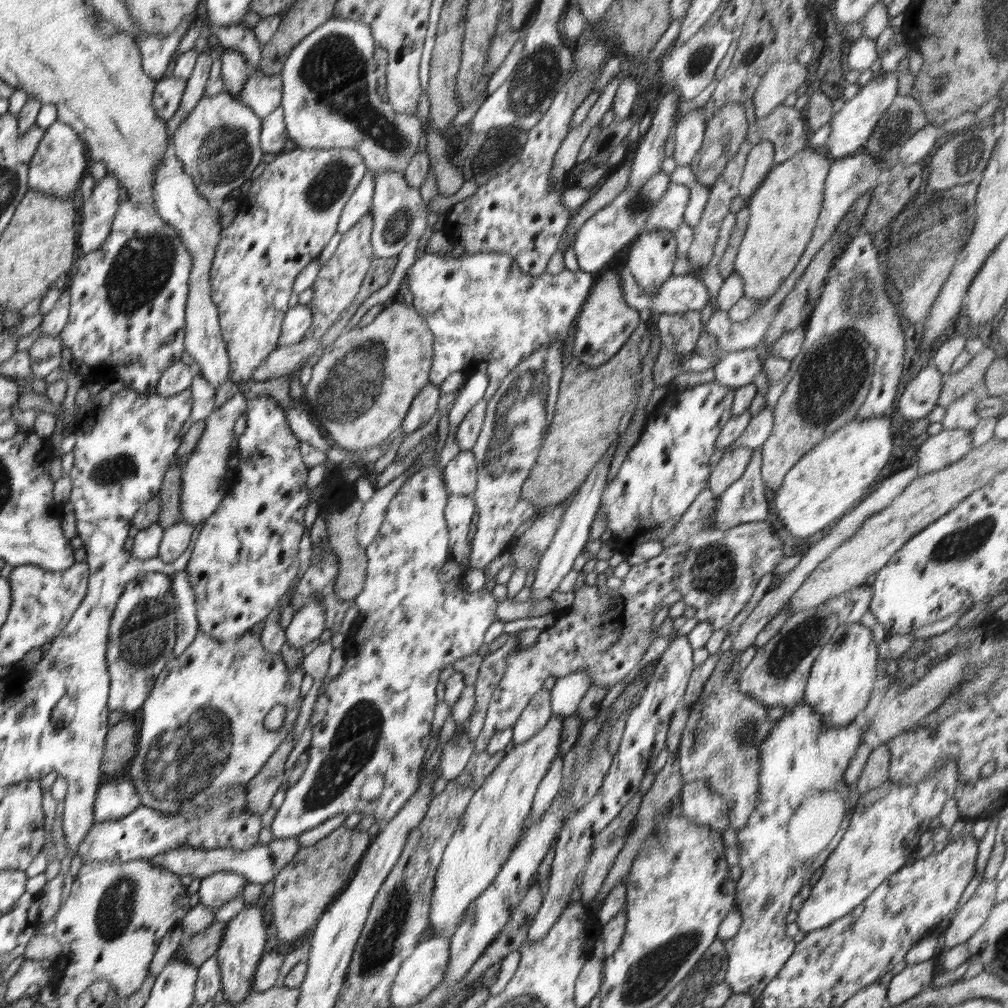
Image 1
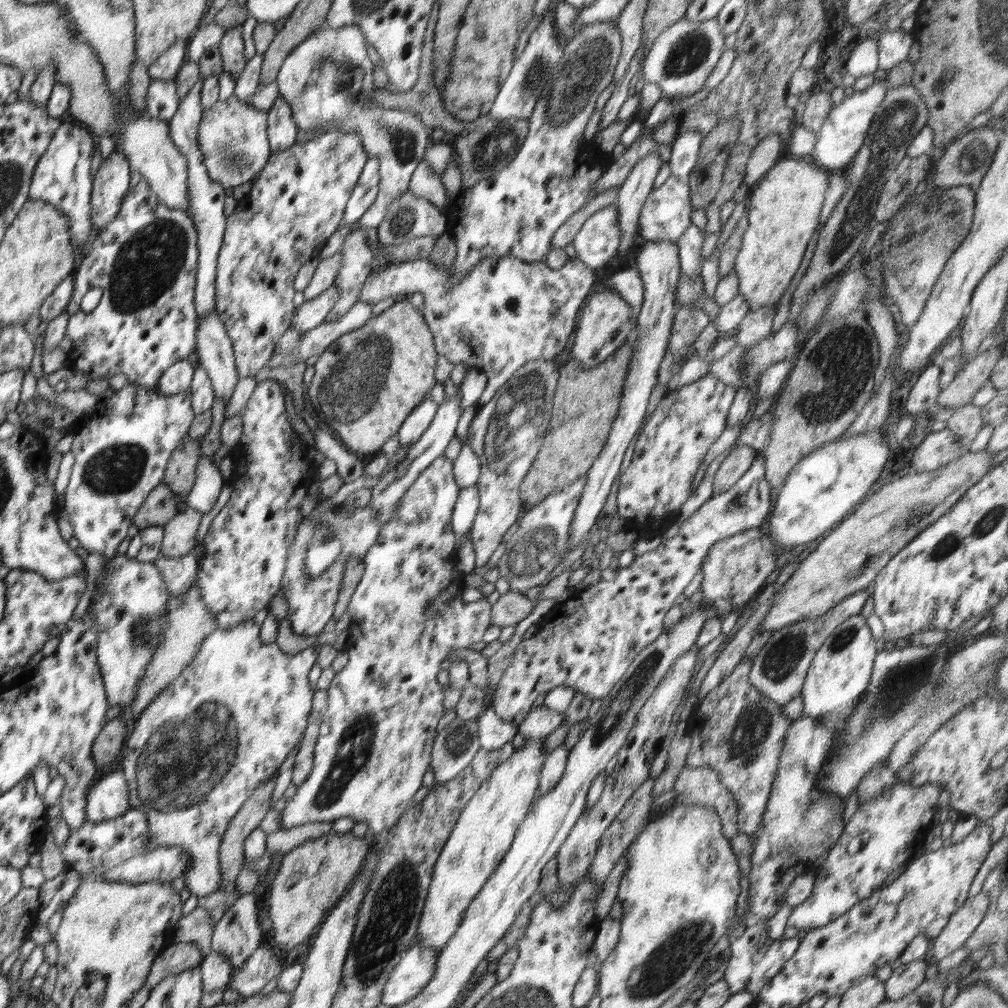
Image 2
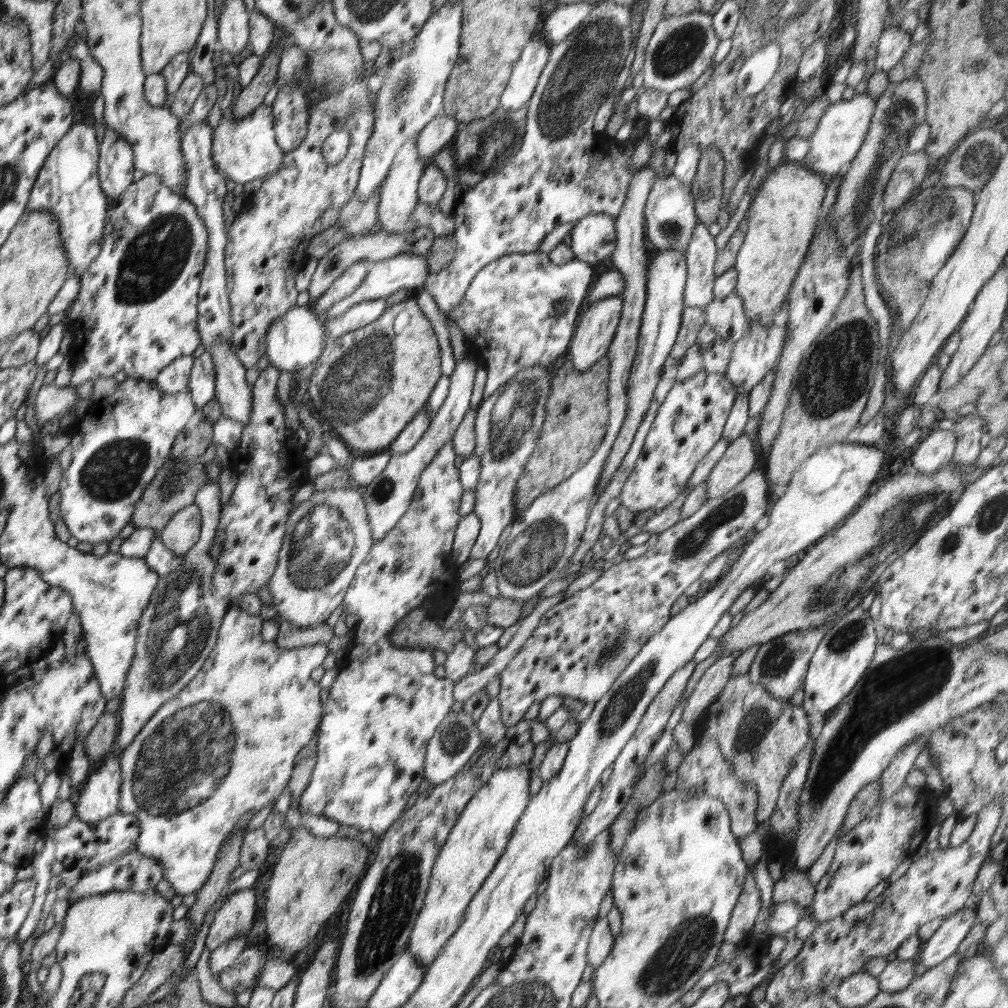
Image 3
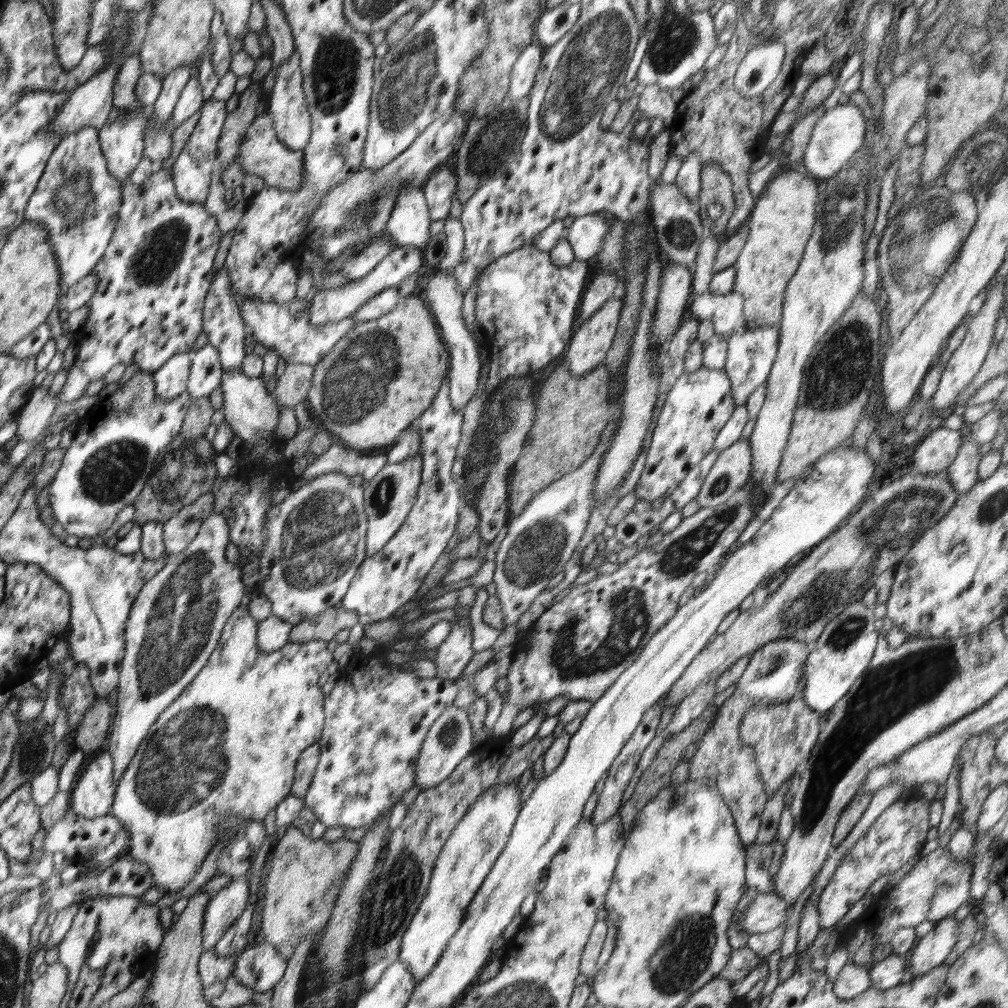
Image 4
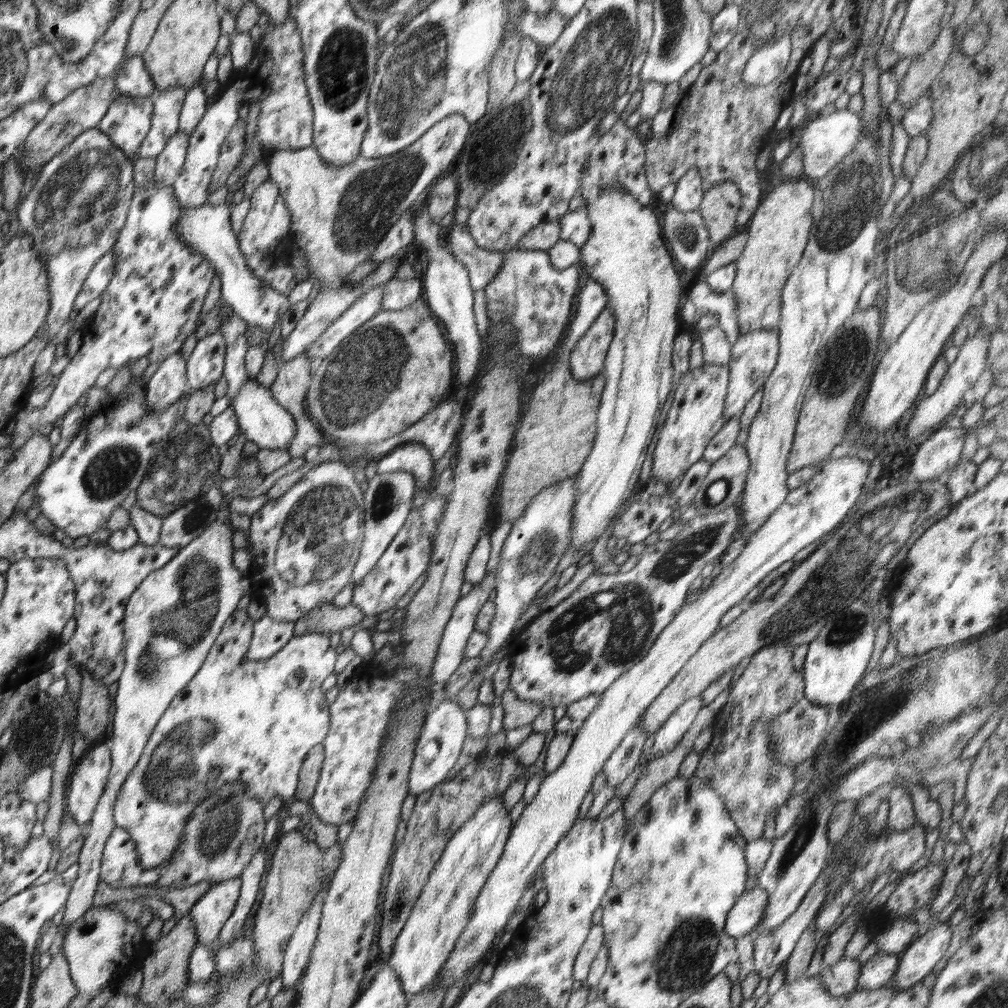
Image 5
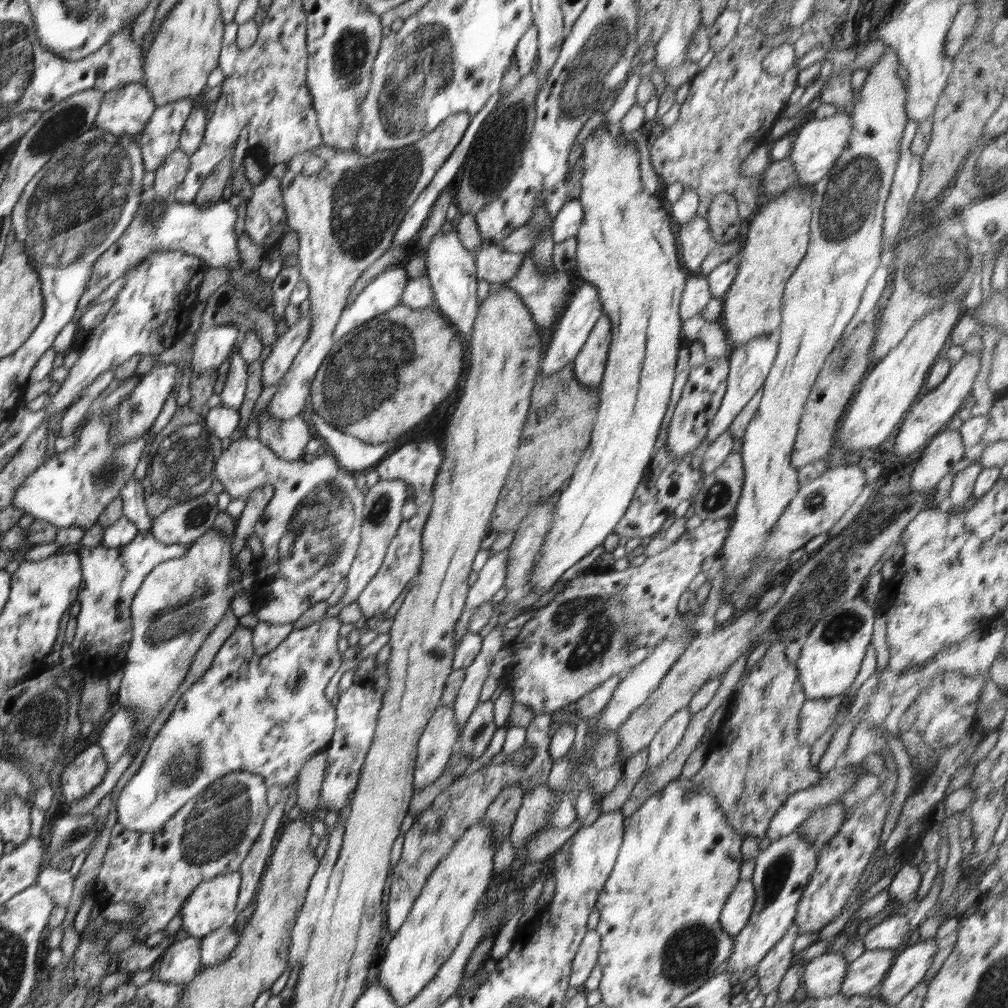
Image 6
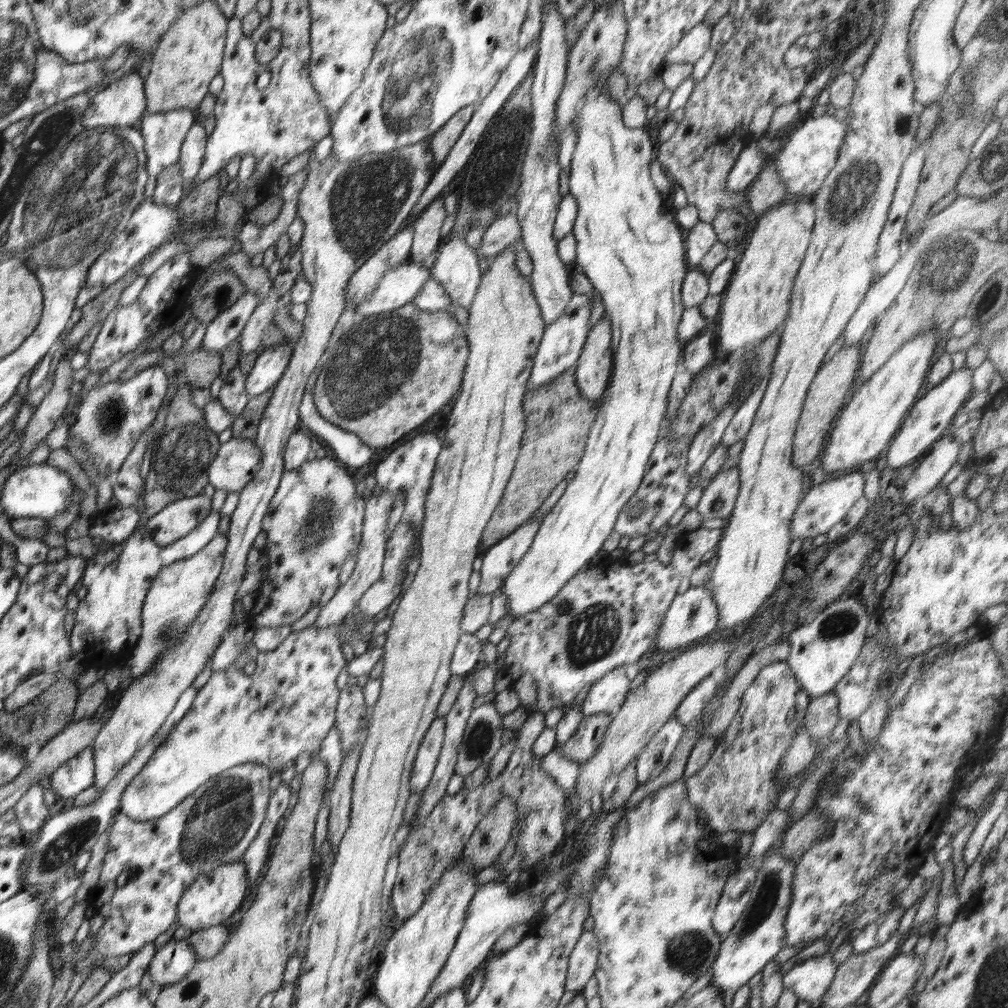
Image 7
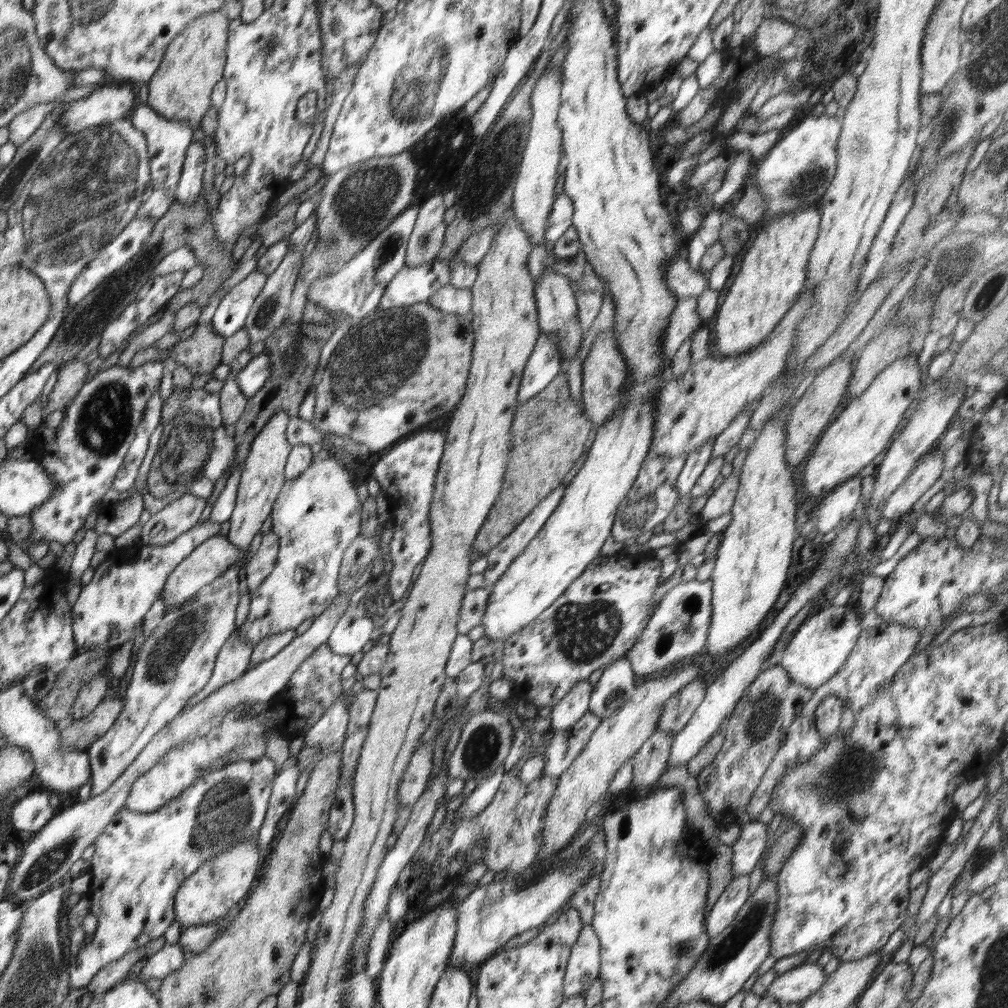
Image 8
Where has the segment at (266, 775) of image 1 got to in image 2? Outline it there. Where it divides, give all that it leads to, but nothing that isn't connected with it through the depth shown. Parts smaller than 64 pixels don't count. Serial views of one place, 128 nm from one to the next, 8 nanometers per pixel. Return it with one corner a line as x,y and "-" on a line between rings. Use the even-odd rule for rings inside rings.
270,779
250,794
222,834
219,844
219,864
222,873
219,890
229,890
234,886
237,876
244,868
244,841
255,828
258,828
271,808
270,799
275,784
276,779

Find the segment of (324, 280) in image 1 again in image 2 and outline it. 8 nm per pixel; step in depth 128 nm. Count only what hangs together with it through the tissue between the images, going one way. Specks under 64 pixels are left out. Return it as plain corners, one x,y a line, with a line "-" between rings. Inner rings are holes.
352,226
340,250
341,265
332,284
337,286
339,297
333,302
325,322
336,322
359,301
359,294
371,271
370,264
374,258
367,244
365,227

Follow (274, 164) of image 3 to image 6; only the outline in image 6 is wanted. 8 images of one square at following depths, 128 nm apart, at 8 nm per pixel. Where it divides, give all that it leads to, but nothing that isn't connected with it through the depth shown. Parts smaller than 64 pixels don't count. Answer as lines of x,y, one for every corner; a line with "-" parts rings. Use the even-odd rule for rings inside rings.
466,112
457,113
446,118
442,124
430,134
414,144
401,149
378,151
370,156
362,156
352,150
342,151
325,145
306,153
294,155
288,161
288,170
279,186
285,216
290,231
297,233
300,241
298,251
300,280
305,280
309,286
311,314
311,331
297,352
288,372
283,376
277,393
268,404
269,417
273,421
285,421
300,414
306,409
306,399
309,398
311,384
323,360
333,347
332,333
342,311
348,304
348,295
358,277
382,254
392,249
396,229
418,195
430,185
436,172
444,165
447,158
454,152
470,125
471,117
-
316,156
320,168
312,176
304,176
304,164

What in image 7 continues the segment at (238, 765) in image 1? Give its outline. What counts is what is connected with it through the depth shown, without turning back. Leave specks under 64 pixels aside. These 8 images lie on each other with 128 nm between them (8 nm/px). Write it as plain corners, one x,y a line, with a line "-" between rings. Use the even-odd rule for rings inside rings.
338,623
332,627
328,626
326,630
318,630
318,628
314,628
313,625
310,626
310,628
304,628
304,630
300,632
291,632
286,637
286,640
280,644
280,647
268,653
258,651
253,644
248,644
248,646
244,648
244,652
236,658
236,662
234,662
232,666
214,671
208,682
197,690
193,705
188,712
186,712
184,718
182,718
182,720
172,728
172,732
170,732
169,737
166,737
159,744
159,747
154,751
154,754
152,754
148,764
146,764
145,768
141,770
140,774
138,774
138,777
134,778
134,781
128,786
128,788
126,788
120,804
121,811
124,814
128,814
130,818
133,818
138,822
154,820
155,818
160,818
163,814
170,812
170,810
175,806
178,806
179,802
188,798
209,778
216,777
217,774
220,774
233,766
252,762
254,764
263,764
271,772
280,770
281,774
282,766
284,766
286,762
296,759
298,754
302,754
302,752
311,752
311,759
318,759
321,744
326,738
326,735
328,735
328,732
330,732
330,729
332,729
332,726
335,724
335,713
340,692
336,688
336,678
338,674
342,672
342,668
344,668
347,663
340,646
340,627
342,627
342,623
-
248,662
256,662
256,668
252,670
252,674
246,674
246,672
244,672
244,667

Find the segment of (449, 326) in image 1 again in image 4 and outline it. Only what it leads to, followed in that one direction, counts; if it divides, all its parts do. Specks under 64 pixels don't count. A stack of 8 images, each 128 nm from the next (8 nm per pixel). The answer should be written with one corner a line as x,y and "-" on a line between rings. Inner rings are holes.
407,245
396,247
393,252
386,255
364,278
347,283
341,287
318,290
309,307
309,321
314,326
322,326
331,322
344,320
366,304
376,294
387,288
398,286
404,278
418,273
423,260
423,252
416,246
-
527,245
490,263
477,278
475,318
485,339
494,344
486,394
511,377
548,366
564,352
572,338
572,324
581,303
588,274
586,261
574,259
568,266
554,266
549,252

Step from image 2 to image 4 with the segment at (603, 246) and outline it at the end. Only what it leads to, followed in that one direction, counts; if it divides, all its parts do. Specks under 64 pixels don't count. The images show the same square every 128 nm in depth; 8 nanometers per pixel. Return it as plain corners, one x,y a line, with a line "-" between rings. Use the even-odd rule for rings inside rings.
588,214
576,216
563,238
572,246
576,259
587,261
600,253
608,231
603,214

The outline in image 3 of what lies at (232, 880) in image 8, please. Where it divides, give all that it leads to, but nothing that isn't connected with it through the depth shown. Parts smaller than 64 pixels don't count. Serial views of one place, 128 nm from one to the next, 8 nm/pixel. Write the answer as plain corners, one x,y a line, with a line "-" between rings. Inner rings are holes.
253,888
242,889
226,897
210,924
205,947
213,951
237,936
248,935
256,914
255,906

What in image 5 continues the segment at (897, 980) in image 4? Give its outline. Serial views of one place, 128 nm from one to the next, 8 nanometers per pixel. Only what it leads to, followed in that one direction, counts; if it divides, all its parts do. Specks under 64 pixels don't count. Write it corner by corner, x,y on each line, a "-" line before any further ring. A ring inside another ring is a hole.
878,951
876,955
862,963
858,990
877,989
886,986
896,974
900,954

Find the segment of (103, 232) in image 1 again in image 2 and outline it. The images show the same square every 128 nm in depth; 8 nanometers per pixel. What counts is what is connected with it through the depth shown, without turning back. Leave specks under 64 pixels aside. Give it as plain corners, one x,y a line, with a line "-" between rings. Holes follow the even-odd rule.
114,150
93,176
91,203
95,234
104,230
120,210
130,186
130,173
127,155

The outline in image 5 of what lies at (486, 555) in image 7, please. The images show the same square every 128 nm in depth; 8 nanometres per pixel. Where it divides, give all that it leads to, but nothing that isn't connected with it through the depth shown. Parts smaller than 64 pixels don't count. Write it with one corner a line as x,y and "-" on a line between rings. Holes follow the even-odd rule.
495,572
488,573
482,579
482,583
478,584
478,587
472,588
467,596
461,597
456,602
454,610
452,610
452,617
448,620
446,628
442,635
442,640
438,644
438,656
434,660
434,669
431,674
433,682
439,687
444,685
447,680
452,676
452,673
460,667
460,664
464,661
464,647
468,643
469,636
472,635
475,630
476,618
478,613
482,609
482,606
489,600
490,594
493,588
496,588
496,576

